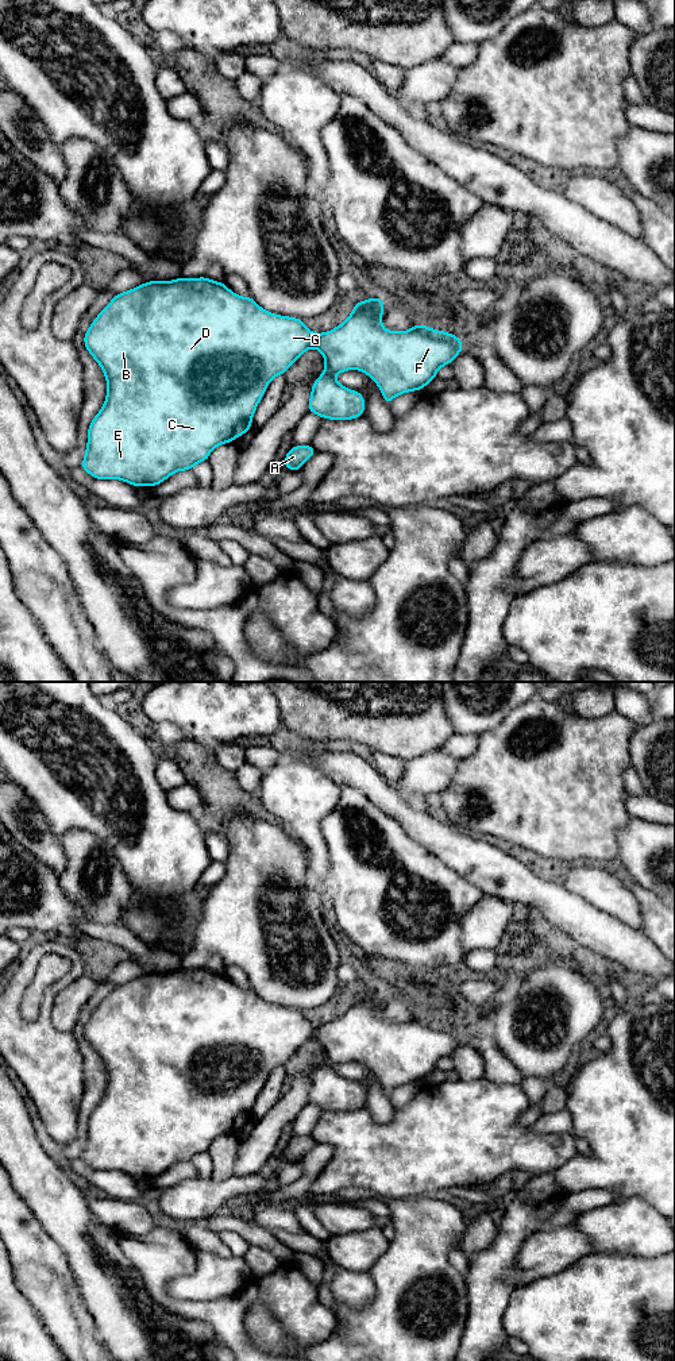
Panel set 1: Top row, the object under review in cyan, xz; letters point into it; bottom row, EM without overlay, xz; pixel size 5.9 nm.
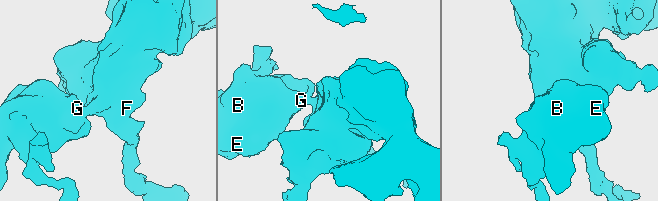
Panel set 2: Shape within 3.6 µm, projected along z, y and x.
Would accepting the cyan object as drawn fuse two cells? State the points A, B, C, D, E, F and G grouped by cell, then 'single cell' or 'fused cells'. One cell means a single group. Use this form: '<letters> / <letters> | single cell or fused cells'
A B C D E F G | single cell

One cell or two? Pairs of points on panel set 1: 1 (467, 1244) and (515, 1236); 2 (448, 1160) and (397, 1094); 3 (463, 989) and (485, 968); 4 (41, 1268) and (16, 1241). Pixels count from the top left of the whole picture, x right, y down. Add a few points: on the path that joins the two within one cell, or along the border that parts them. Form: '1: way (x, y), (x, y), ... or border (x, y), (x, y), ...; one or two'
1: border (498, 1228), (496, 1238), (488, 1246), (467, 1256); two
2: border (424, 1084), (408, 1102), (396, 1109); two
3: border (462, 972), (494, 975); two
4: way (37, 1261), (23, 1248); one

